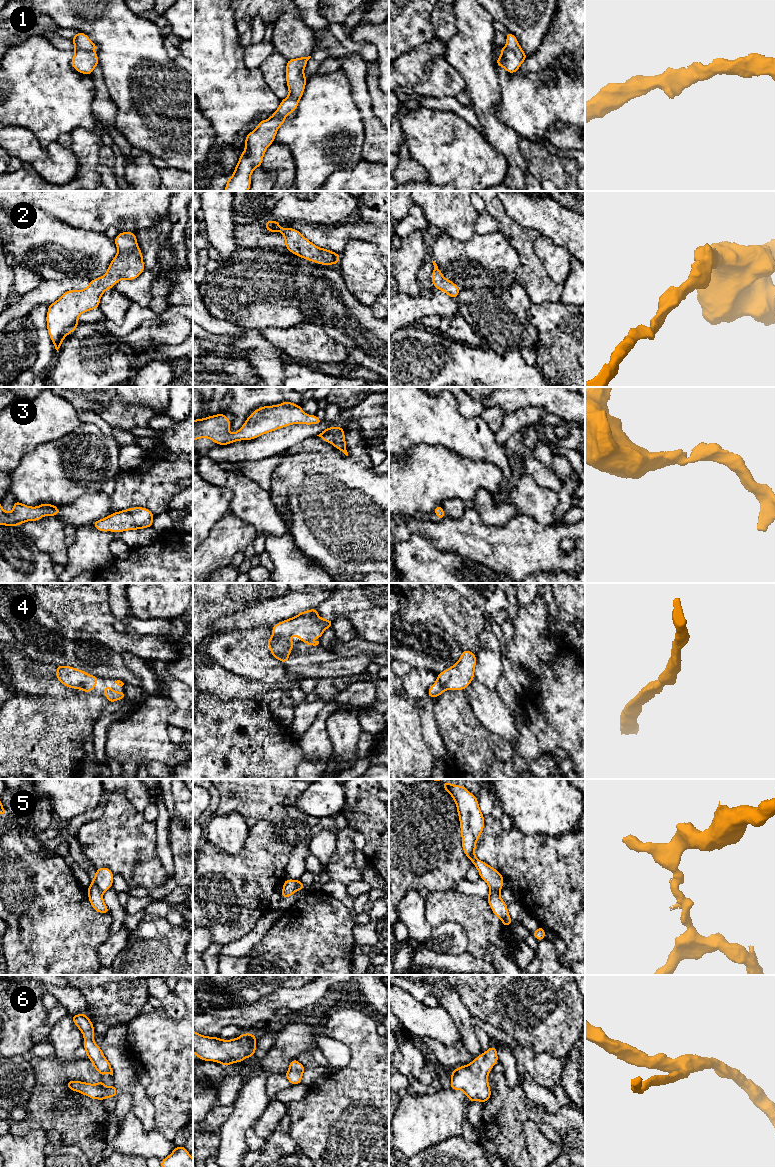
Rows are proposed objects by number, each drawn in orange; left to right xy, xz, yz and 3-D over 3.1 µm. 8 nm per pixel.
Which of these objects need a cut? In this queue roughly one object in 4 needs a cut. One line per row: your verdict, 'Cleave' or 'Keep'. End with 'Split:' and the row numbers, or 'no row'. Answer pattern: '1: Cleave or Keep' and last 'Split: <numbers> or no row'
1: Keep
2: Keep
3: Keep
4: Keep
5: Cleave
6: Keep
Split: 5

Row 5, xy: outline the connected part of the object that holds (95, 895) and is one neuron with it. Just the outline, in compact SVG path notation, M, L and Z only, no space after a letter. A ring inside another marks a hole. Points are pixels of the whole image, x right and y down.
M93 881L91 882L87 891L88 891L88 899L95 911L102 914L110 913L108 907L105 905L103 900L103 892Z

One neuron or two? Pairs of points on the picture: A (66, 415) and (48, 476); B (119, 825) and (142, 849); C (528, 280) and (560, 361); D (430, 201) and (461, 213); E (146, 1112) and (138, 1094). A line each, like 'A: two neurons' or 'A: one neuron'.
A: two neurons
B: one neuron
C: two neurons
D: one neuron
E: one neuron

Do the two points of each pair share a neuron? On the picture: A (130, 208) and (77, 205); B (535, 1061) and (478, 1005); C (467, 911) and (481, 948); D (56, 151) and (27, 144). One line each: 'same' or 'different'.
A: same
B: different
C: same
D: same

